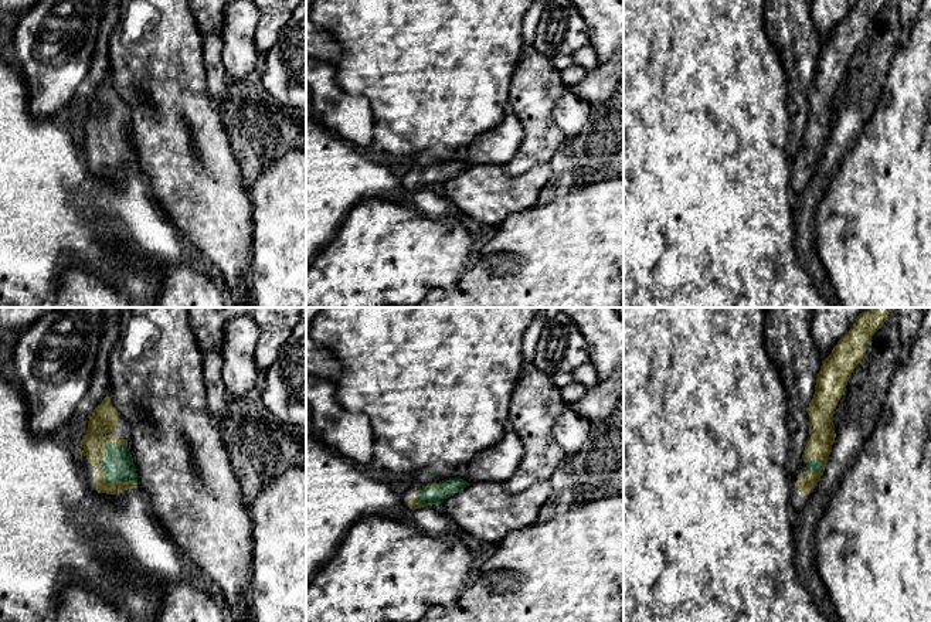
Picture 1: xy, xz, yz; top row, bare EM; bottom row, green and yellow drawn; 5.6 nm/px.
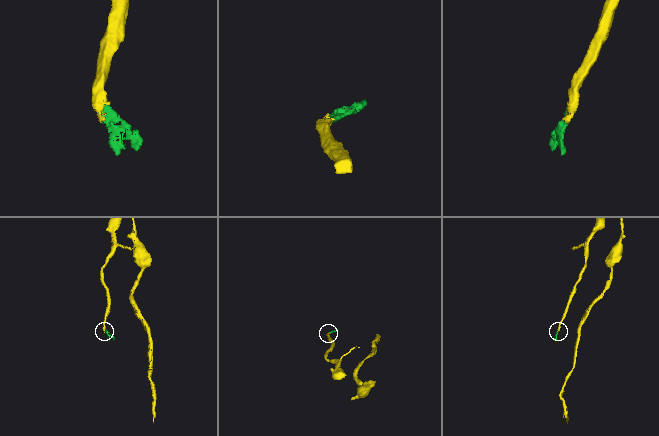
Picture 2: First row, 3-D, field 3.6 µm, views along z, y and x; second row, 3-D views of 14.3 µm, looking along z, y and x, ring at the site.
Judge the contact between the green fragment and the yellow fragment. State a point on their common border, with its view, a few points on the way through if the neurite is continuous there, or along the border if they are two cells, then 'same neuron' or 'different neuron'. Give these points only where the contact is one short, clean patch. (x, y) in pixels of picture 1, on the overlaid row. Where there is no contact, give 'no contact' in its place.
meets green in xy at (104, 475); runs through xy (118, 465), (104, 475), (102, 454), (94, 445); same neuron

